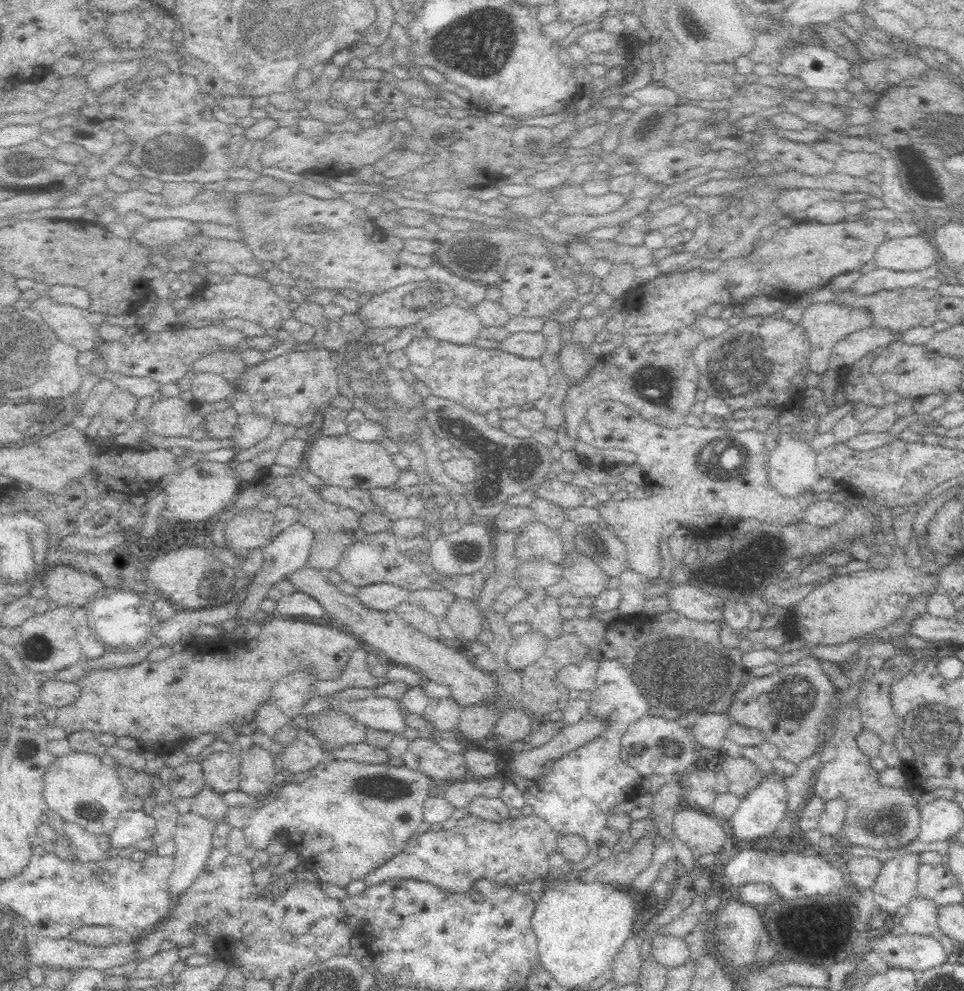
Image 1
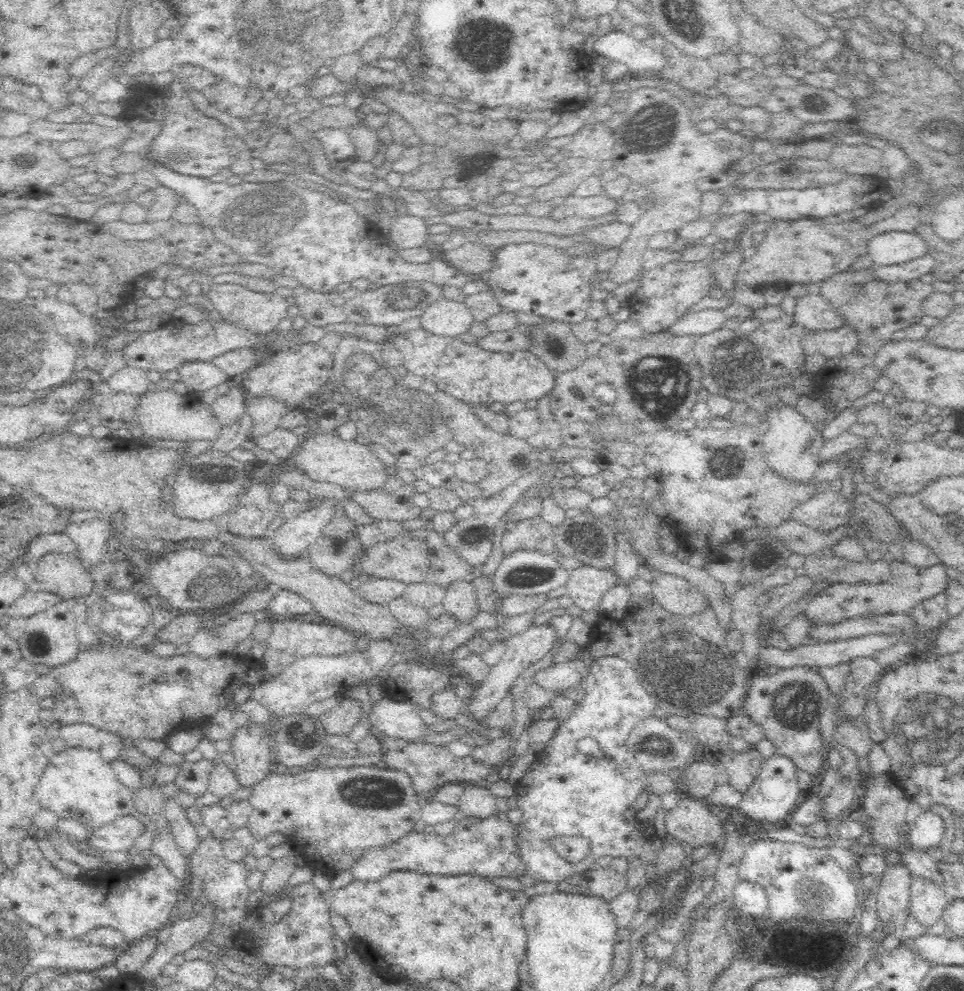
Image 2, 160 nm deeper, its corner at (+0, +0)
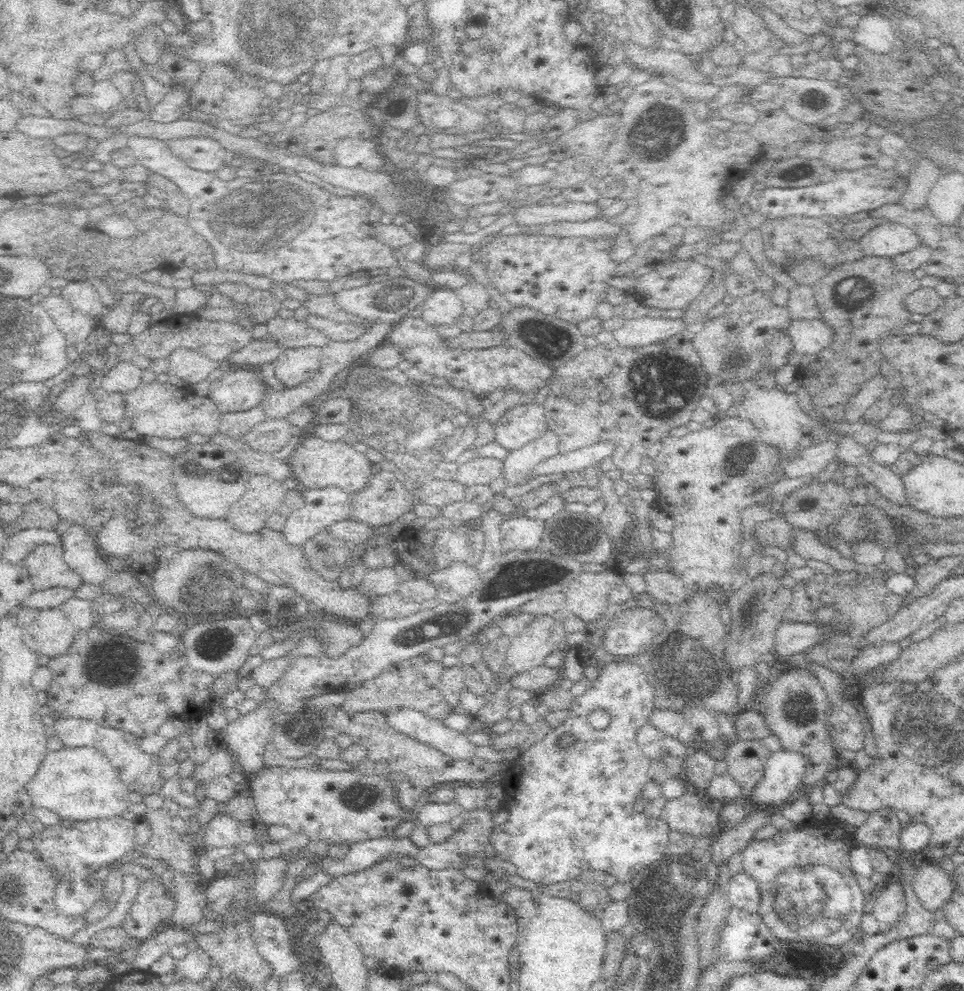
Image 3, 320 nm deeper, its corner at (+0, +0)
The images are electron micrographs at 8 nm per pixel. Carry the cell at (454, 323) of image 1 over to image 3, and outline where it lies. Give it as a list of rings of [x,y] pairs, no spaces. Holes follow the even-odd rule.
[[[445,288],[436,289],[436,292],[429,290],[428,298],[424,300],[424,310],[422,316],[428,324],[454,324],[454,320],[460,316],[462,312],[462,302],[458,300],[458,296]],[[448,316],[448,318],[446,318]],[[456,316],[456,318],[450,318]]]

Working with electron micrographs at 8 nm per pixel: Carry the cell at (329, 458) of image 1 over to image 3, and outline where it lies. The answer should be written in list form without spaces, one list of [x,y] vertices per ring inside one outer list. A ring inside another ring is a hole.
[[[318,437],[306,438],[301,440],[298,448],[294,450],[292,458],[290,458],[290,468],[294,472],[294,476],[308,488],[322,488],[322,486],[338,486],[346,492],[356,492],[356,490],[364,490],[366,486],[370,486],[370,478],[376,472],[376,464],[370,462],[368,454],[358,450],[354,442],[354,438],[340,441],[328,442]]]

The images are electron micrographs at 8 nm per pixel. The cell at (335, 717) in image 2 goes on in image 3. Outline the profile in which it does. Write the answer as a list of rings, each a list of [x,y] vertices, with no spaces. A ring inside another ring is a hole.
[[[426,654],[402,660],[388,666],[388,668],[384,668],[378,676],[365,680],[354,690],[348,691],[346,700],[342,702],[340,707],[344,711],[352,713],[364,711],[384,712],[388,708],[413,708],[430,718],[444,720],[455,710],[444,702],[440,690],[438,690],[440,674],[442,674],[442,664],[430,660]]]

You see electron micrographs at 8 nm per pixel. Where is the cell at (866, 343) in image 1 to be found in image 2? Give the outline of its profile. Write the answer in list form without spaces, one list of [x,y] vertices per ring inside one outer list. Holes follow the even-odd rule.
[[[848,324],[822,332],[808,332],[801,344],[804,350],[810,352],[814,348],[812,352],[820,352],[827,358],[847,355],[848,352],[856,351],[858,346],[862,346],[858,333]]]

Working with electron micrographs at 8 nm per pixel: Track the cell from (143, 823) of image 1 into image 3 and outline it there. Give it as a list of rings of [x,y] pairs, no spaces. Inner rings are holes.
[[[113,816],[110,818],[97,818],[90,822],[74,822],[72,828],[64,828],[62,824],[56,826],[43,826],[40,830],[35,830],[31,836],[35,849],[34,855],[39,856],[49,868],[57,870],[58,880],[54,893],[54,902],[58,912],[66,916],[78,916],[88,912],[90,908],[98,902],[104,900],[102,888],[93,888],[88,884],[88,876],[106,867],[108,864],[120,860],[124,854],[130,850],[138,850],[136,846],[136,830],[134,829],[136,819],[132,816]]]

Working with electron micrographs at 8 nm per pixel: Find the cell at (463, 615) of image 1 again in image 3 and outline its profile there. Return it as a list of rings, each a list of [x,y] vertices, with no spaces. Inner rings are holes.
[[[456,562],[444,570],[432,572],[426,580],[438,590],[436,600],[456,602],[466,598],[474,590],[480,577],[481,575],[474,568],[470,568],[462,562]]]

